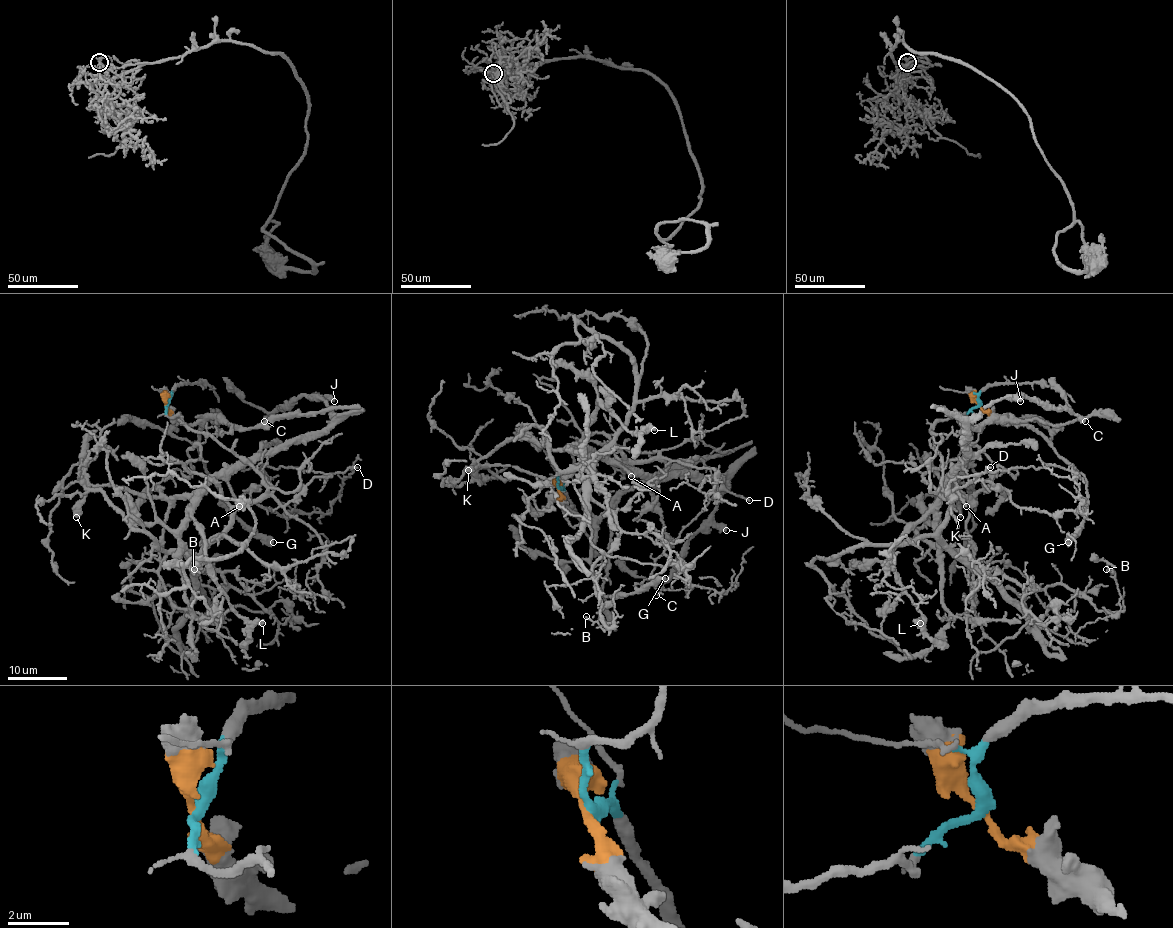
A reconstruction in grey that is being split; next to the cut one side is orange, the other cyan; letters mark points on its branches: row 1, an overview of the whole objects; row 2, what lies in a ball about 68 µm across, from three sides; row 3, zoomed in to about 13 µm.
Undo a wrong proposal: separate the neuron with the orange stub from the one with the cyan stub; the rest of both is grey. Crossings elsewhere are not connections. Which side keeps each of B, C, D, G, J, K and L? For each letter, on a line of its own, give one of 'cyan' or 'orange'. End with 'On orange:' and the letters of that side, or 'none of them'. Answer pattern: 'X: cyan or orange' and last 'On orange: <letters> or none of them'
B: cyan
C: orange
D: cyan
G: orange
J: orange
K: orange
L: orange
On orange: C, G, J, K, L

